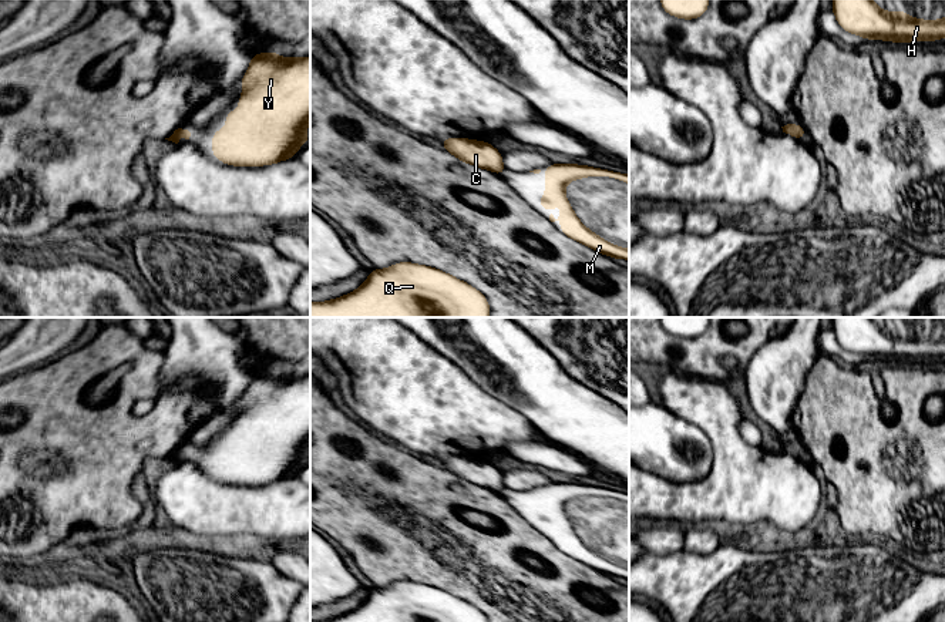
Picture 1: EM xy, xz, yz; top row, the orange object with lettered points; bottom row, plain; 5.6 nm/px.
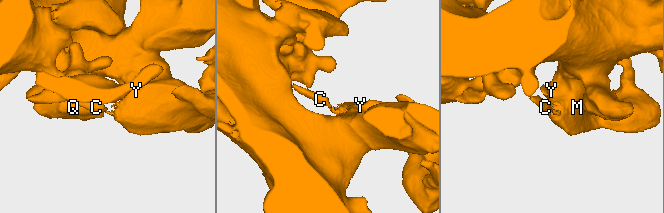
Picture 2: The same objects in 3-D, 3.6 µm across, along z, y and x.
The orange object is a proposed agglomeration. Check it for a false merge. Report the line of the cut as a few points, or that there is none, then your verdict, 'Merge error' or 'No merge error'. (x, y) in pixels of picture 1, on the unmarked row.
Split along xy (180, 447), (181, 454). Merge error

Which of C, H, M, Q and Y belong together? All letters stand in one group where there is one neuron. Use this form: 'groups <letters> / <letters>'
groups C / H M Q Y

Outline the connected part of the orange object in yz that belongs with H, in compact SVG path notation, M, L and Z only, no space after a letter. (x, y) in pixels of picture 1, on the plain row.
M833 317L831 329L840 346L865 359L909 362L945 357L945 336L912 337L902 329L884 330L871 317Z

